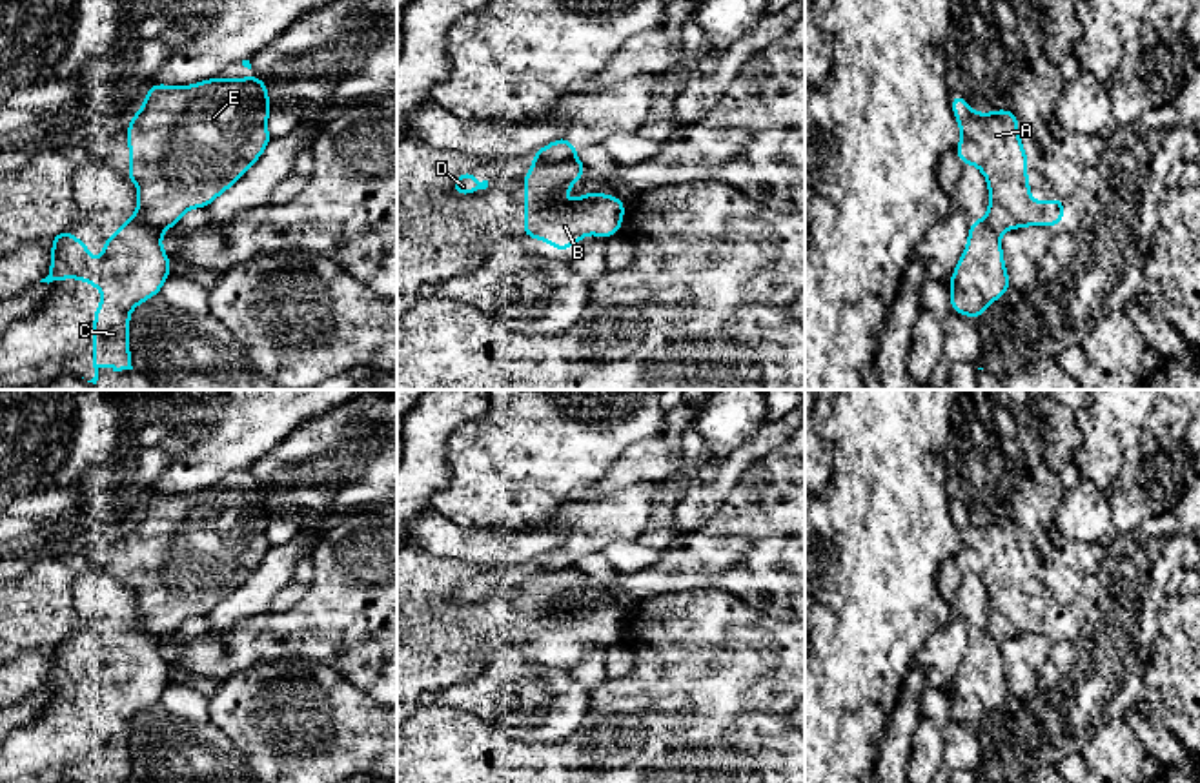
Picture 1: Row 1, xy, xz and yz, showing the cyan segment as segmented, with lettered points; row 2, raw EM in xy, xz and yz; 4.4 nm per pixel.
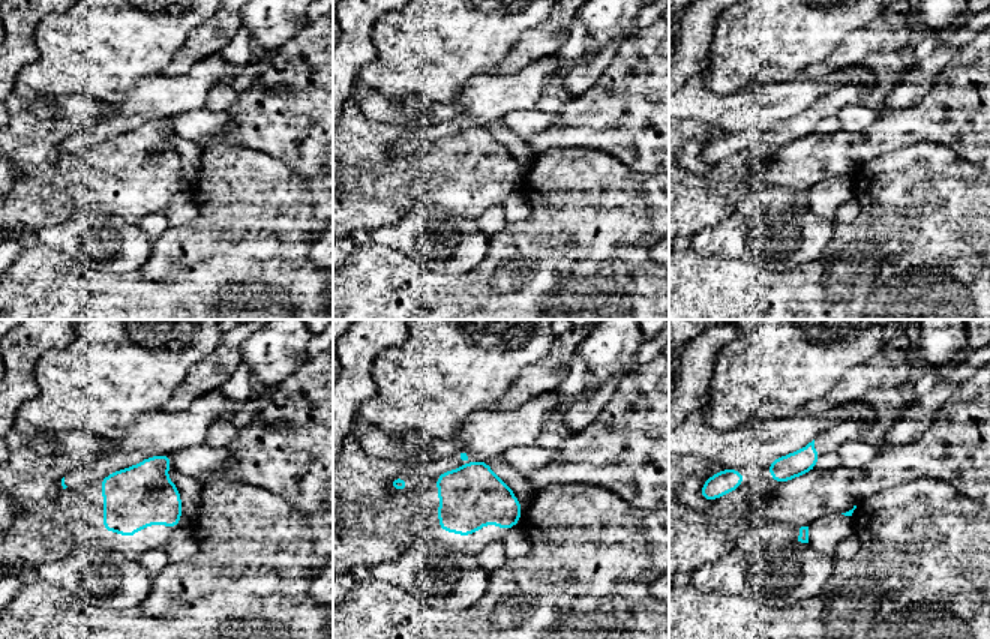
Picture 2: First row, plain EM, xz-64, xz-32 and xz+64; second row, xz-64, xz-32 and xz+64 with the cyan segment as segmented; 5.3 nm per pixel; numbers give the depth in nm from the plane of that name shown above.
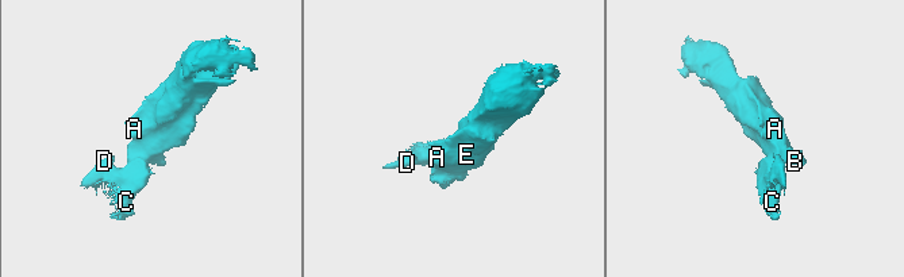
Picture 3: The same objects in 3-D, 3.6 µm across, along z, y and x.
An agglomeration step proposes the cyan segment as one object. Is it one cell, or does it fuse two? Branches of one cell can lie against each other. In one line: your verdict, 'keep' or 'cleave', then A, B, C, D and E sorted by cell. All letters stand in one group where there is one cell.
cleave; groups A B E / C D

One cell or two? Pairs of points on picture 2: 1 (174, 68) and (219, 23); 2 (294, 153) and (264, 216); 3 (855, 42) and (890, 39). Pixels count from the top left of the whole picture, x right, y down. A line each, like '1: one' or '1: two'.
1: one
2: two
3: one

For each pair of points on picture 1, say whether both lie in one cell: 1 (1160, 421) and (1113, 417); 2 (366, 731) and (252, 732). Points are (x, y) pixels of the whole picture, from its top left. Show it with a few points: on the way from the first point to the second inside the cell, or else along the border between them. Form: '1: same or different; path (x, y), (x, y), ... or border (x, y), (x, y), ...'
1: different; border (1153, 408), (1144, 430)
2: same; path (337, 727), (334, 723), (317, 723), (281, 727)

